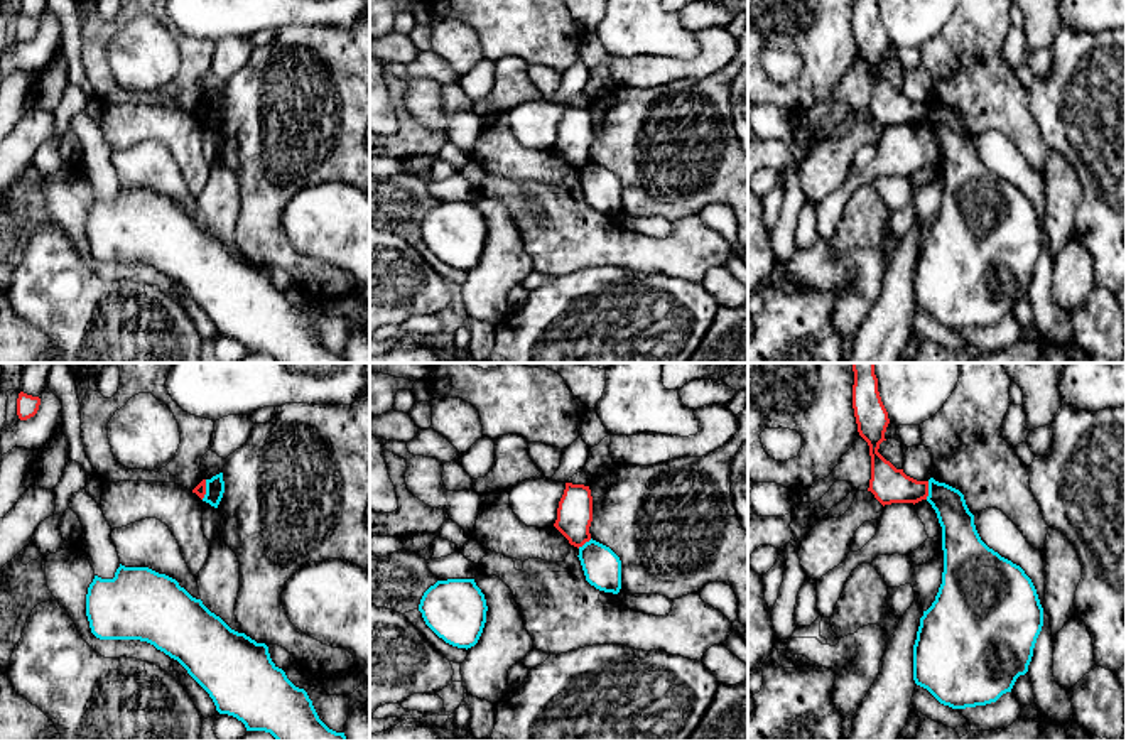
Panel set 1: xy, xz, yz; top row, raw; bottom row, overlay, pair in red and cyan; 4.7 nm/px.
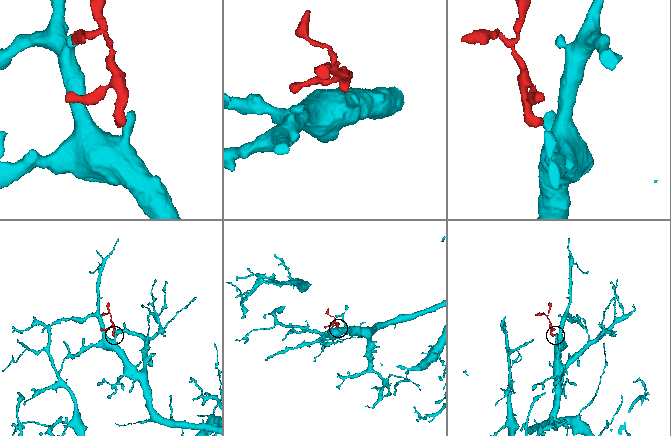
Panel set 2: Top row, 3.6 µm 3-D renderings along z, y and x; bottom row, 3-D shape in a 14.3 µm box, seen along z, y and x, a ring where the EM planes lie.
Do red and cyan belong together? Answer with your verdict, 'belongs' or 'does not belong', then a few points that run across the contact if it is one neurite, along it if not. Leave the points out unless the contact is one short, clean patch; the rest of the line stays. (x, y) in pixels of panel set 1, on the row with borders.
does not belong; line yz (929, 481), (929, 495), (925, 498)

